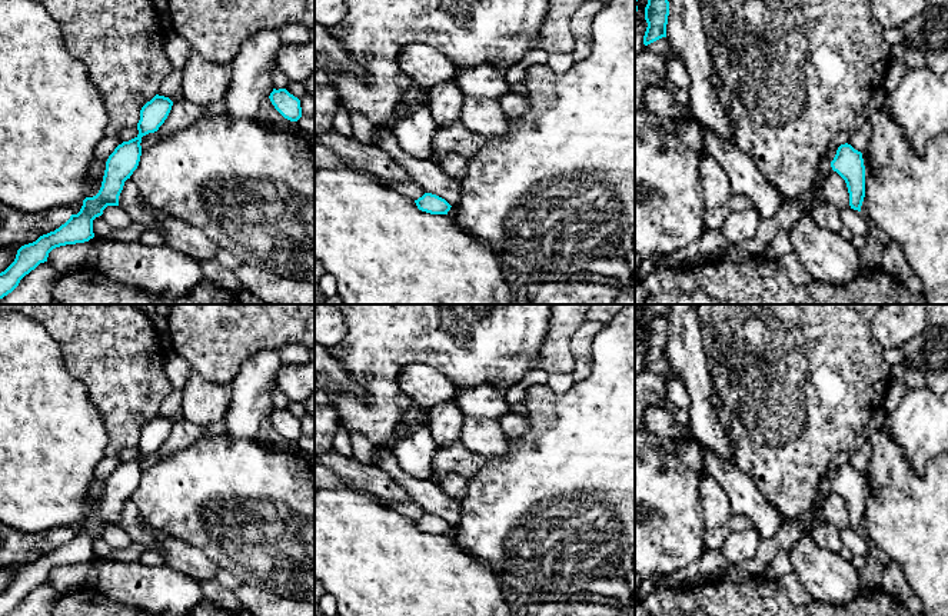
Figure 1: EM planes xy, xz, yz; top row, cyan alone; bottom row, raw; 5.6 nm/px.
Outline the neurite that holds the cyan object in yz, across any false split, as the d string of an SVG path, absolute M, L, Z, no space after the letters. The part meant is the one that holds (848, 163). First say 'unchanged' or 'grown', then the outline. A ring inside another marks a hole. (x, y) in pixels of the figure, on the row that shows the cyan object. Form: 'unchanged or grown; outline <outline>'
unchanged; outline M848 143L841 144L831 162L831 167L846 183L851 209L861 212L865 197L865 166L862 153Z

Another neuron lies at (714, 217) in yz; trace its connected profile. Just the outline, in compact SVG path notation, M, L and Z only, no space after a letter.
M732 193L725 203L703 212L703 227L705 230L718 230L732 212L751 209L755 206L746 196Z

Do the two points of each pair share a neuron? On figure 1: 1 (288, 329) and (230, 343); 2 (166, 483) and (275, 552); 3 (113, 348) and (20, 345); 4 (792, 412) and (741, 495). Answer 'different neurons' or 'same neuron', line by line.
1: same neuron
2: same neuron
3: different neurons
4: different neurons

